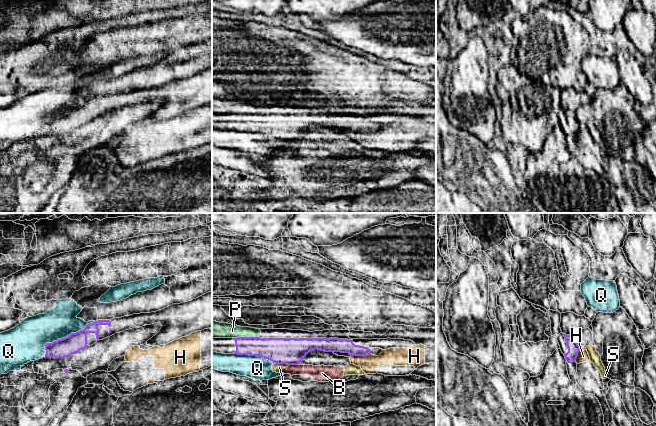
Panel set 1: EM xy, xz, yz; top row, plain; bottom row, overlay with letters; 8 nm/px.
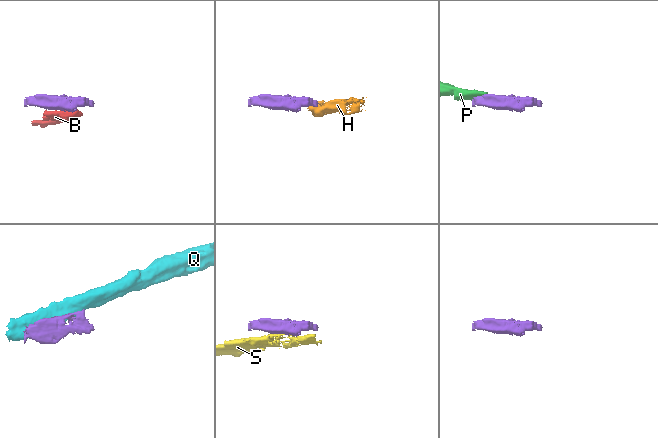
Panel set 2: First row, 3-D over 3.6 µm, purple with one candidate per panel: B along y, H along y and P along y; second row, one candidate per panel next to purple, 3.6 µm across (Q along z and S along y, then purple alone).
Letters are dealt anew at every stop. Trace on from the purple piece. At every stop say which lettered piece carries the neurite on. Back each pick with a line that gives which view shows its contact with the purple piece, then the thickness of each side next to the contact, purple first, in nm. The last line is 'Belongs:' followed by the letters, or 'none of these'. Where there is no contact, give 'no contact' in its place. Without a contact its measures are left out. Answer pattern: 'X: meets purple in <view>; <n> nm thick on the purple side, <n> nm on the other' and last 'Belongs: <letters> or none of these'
P: meets purple in xz; 190 nm thick on the purple side, 130 nm on the other
Belongs: P

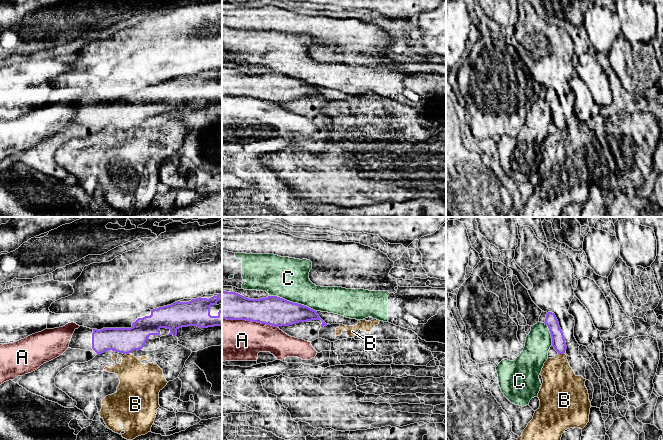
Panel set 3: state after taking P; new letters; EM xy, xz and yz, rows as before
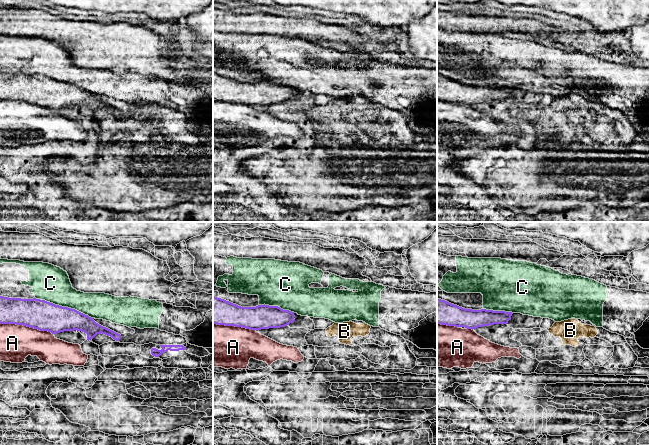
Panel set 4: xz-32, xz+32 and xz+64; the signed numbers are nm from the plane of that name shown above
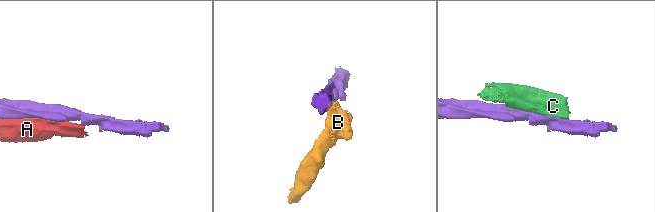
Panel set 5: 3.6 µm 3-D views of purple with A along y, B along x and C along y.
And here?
Belongs: none of these

